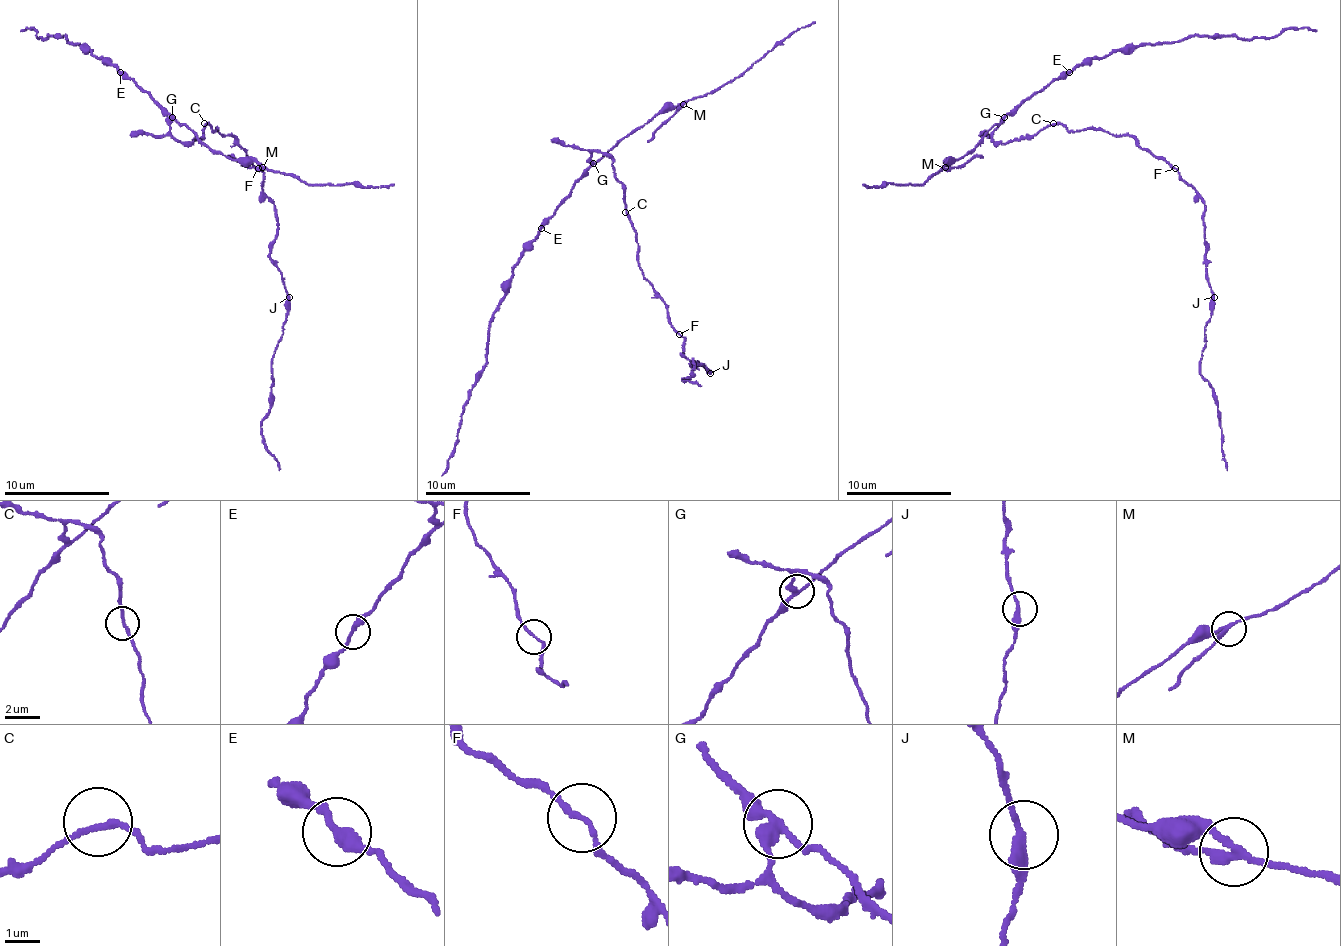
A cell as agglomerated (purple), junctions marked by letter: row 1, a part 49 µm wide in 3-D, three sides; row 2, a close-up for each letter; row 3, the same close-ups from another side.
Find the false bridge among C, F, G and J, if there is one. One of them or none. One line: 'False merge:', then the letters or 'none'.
False merge: G

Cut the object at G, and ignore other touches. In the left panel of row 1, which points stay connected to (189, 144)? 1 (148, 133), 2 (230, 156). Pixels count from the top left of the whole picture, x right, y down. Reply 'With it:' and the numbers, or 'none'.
With it: 1

